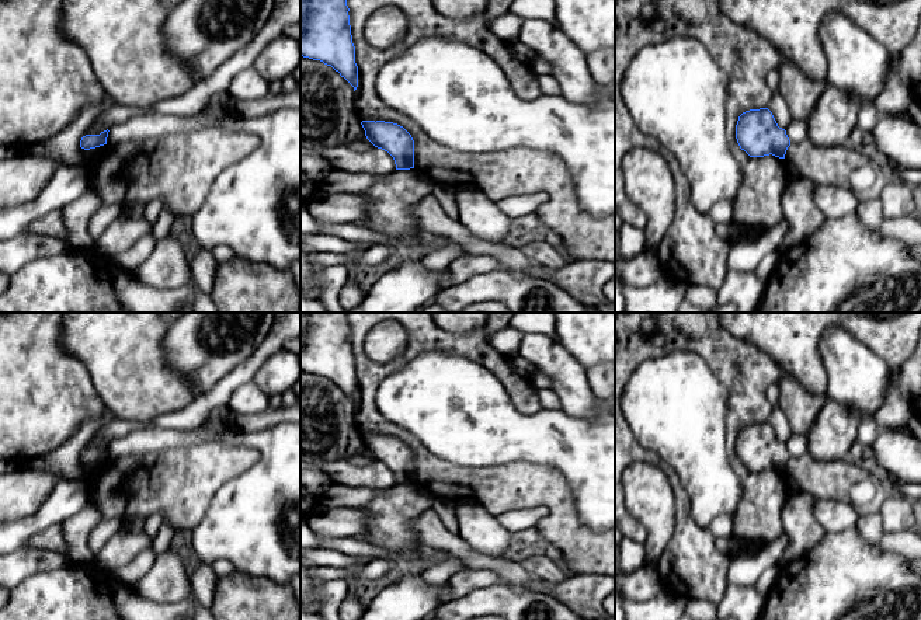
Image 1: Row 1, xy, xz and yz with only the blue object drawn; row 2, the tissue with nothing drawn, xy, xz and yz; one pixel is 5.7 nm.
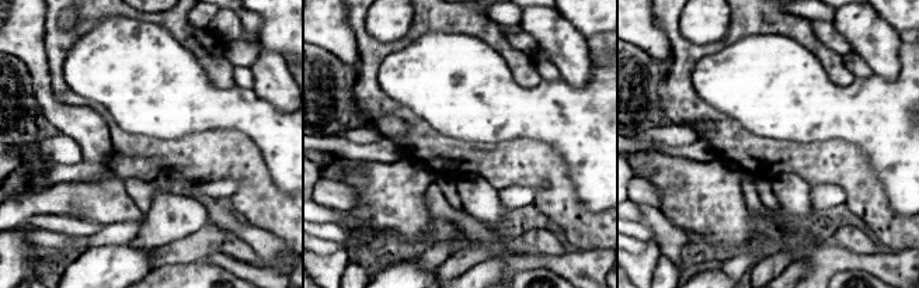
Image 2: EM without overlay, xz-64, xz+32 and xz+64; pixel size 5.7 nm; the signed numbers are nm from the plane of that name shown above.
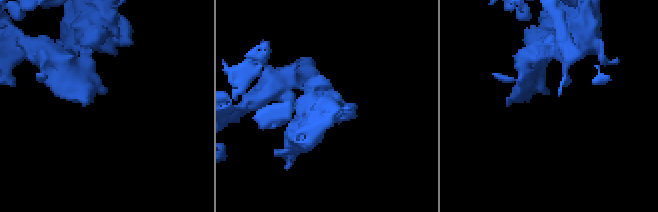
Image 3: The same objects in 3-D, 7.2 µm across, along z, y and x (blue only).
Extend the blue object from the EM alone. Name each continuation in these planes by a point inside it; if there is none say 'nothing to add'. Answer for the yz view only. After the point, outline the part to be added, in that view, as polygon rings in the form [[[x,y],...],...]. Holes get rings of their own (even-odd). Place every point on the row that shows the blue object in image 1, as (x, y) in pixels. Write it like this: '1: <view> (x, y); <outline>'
nothing to add

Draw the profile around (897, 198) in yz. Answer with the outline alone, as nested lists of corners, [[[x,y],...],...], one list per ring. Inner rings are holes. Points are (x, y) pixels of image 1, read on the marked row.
[[[887,180],[879,201],[882,202],[884,219],[914,216],[914,188],[900,180]]]

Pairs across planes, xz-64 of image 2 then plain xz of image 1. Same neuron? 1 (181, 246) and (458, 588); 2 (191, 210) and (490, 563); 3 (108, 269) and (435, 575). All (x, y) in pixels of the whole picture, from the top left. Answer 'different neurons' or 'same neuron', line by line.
1: same neuron
2: different neurons
3: different neurons

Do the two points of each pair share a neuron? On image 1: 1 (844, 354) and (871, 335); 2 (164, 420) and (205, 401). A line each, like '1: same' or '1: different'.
1: different
2: same

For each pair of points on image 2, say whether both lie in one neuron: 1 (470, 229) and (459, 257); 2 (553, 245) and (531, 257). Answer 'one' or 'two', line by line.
1: two
2: two

